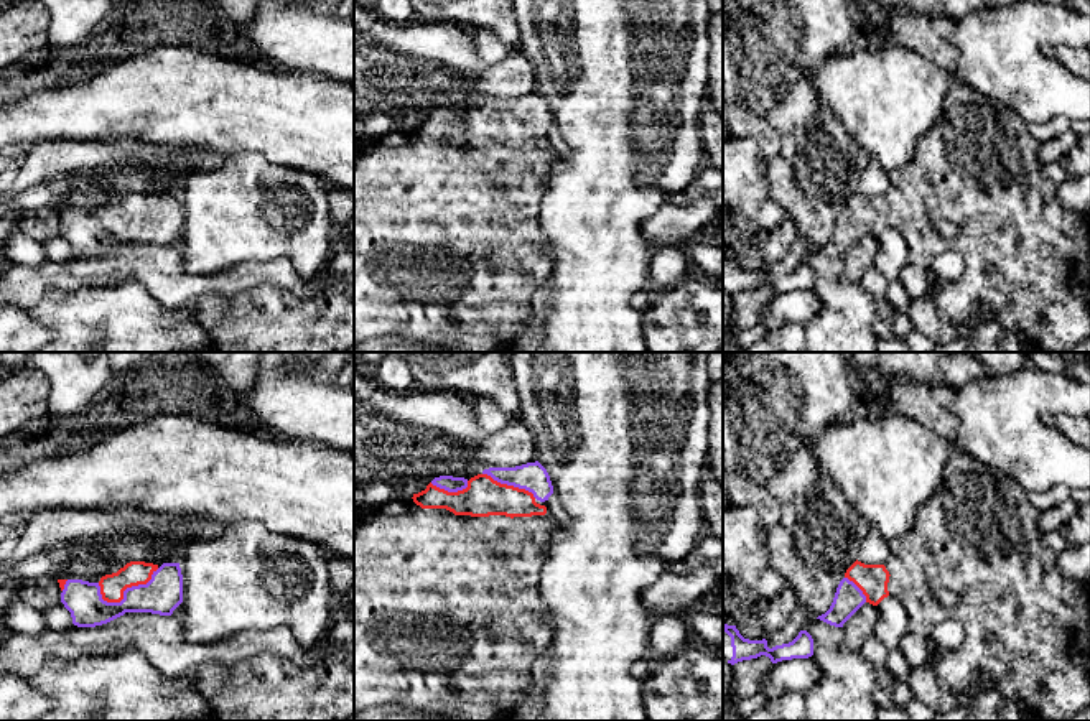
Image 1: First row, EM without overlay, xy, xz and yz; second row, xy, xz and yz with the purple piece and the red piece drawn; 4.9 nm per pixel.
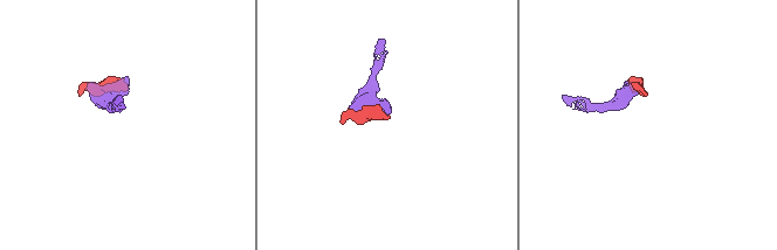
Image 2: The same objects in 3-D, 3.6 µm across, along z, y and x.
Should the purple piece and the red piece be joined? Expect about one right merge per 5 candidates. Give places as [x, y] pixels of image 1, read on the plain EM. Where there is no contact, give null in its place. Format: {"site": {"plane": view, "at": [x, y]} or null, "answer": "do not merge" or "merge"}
{"site": {"plane": "xy", "at": [127, 219]}, "answer": "merge"}

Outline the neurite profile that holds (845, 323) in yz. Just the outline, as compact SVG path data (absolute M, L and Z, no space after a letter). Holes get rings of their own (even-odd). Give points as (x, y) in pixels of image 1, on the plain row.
M817 249L802 262L813 270L812 290L820 298L820 313L804 323L805 352L878 352L874 321L889 311L861 285L845 277L841 258Z

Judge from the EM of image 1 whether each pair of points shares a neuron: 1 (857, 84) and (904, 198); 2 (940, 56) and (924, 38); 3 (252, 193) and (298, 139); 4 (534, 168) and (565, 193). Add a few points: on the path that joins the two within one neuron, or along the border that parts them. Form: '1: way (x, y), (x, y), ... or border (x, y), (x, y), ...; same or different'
1: border (917, 140), (914, 155), (889, 172); different
2: way (937, 51), (929, 43); same
3: border (239, 155), (256, 152), (274, 163), (315, 175); different
4: border (560, 155), (552, 165), (550, 180), (537, 216); different

